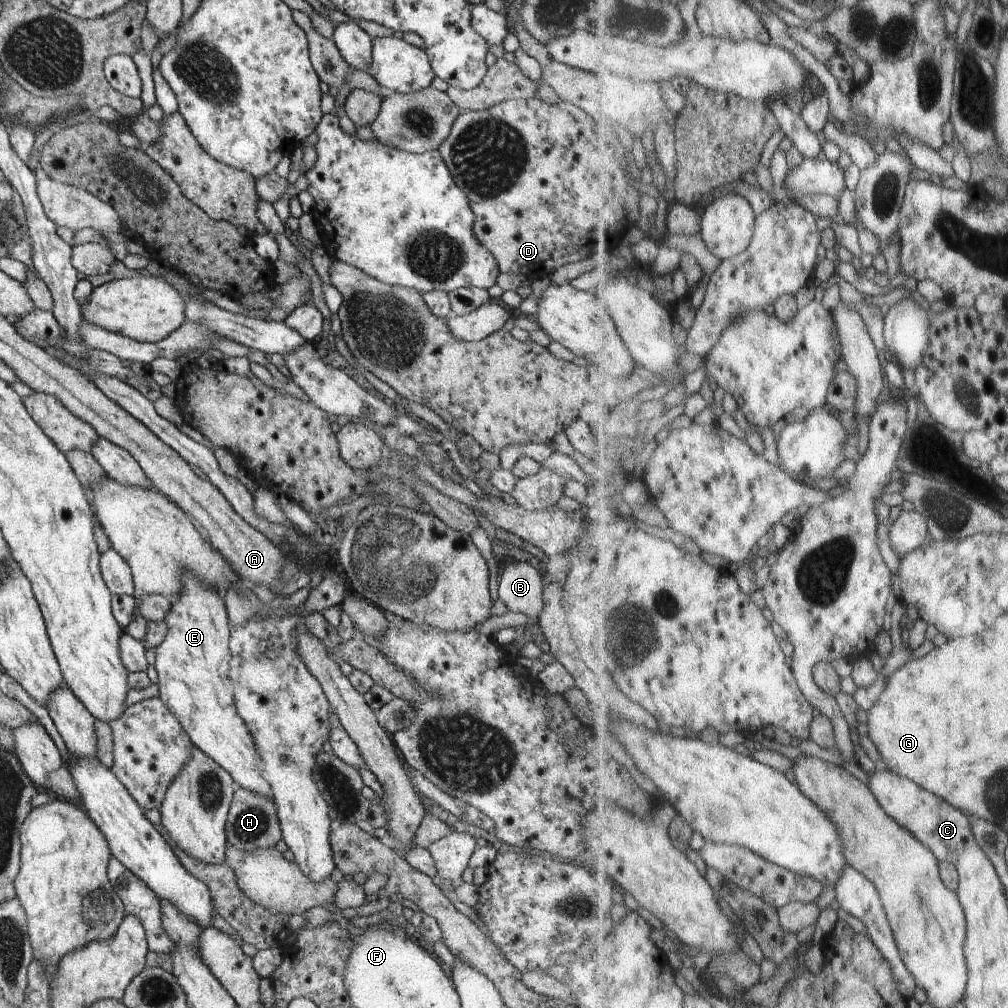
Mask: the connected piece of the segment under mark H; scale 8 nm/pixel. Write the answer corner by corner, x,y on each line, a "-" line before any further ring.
242,786
235,787
227,816
226,836
230,845
242,850
275,847
276,842
282,839
282,833
274,801
268,796
250,792

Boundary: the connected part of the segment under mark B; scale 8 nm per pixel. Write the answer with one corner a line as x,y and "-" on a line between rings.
512,559
498,582
499,598
512,612
538,617
543,611
544,578
530,563

